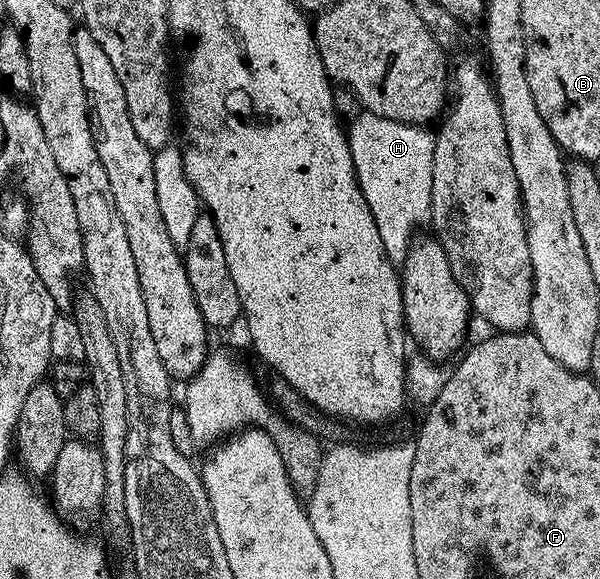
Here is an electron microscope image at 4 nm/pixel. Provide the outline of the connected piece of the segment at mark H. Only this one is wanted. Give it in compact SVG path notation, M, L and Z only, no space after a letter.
M363 111L355 119L350 120L346 128L349 153L353 157L353 169L359 182L361 193L365 197L365 205L369 205L369 213L373 213L373 221L377 221L377 233L381 233L381 245L385 245L385 253L391 262L402 264L407 256L415 230L423 218L431 215L431 194L433 193L433 149L435 135L426 126L414 123L398 123L375 115L372 111Z

